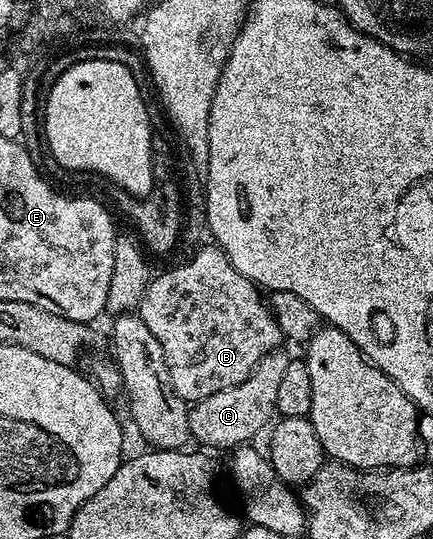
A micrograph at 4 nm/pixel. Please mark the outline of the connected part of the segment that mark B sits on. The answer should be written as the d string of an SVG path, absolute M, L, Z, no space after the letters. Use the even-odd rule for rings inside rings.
M212 242L198 249L193 260L149 279L138 315L142 322L146 322L150 334L158 338L162 354L166 354L170 382L174 382L174 390L183 400L195 402L210 398L210 394L218 394L230 386L238 386L238 382L246 382L246 378L259 366L260 360L281 347L278 322L265 297L263 300L260 295L262 292L258 285L246 278L246 274L238 274L230 258L226 258L223 250Z

